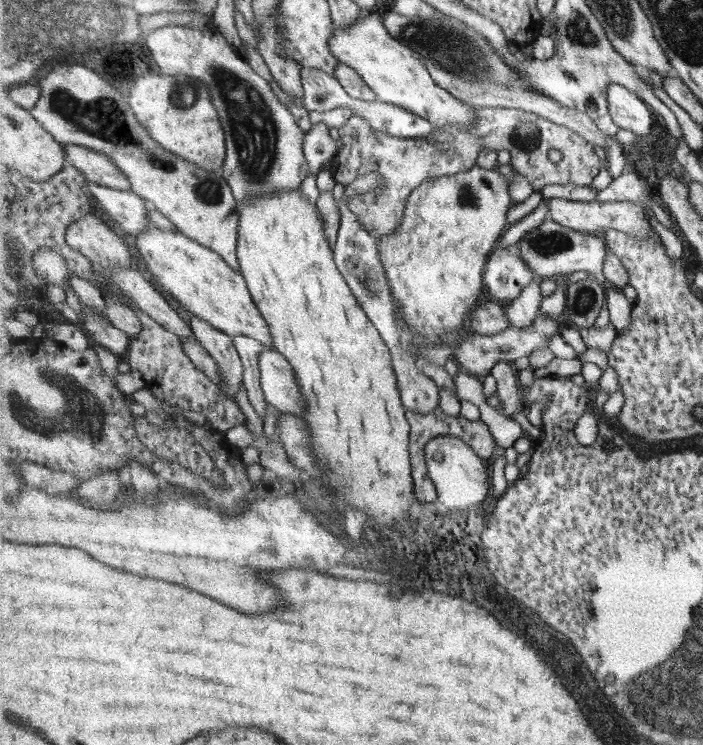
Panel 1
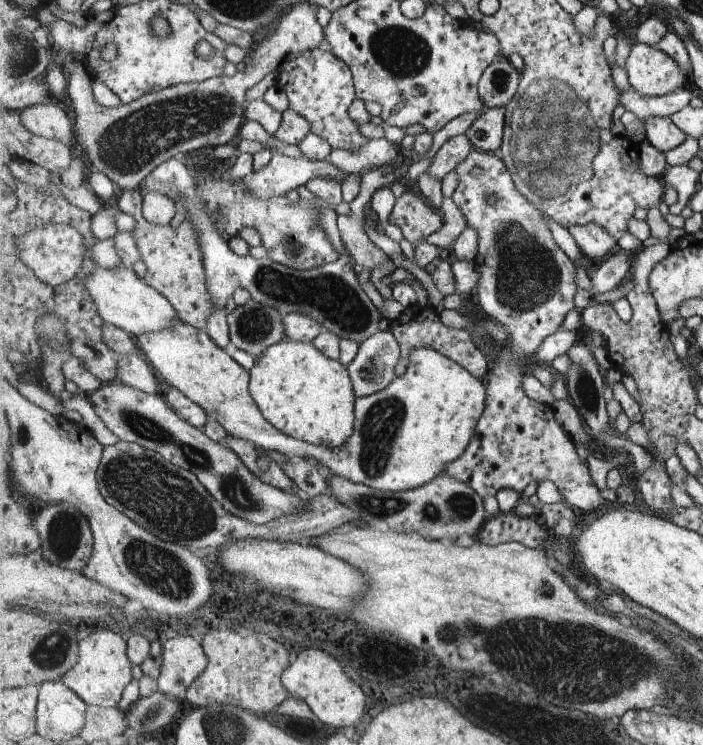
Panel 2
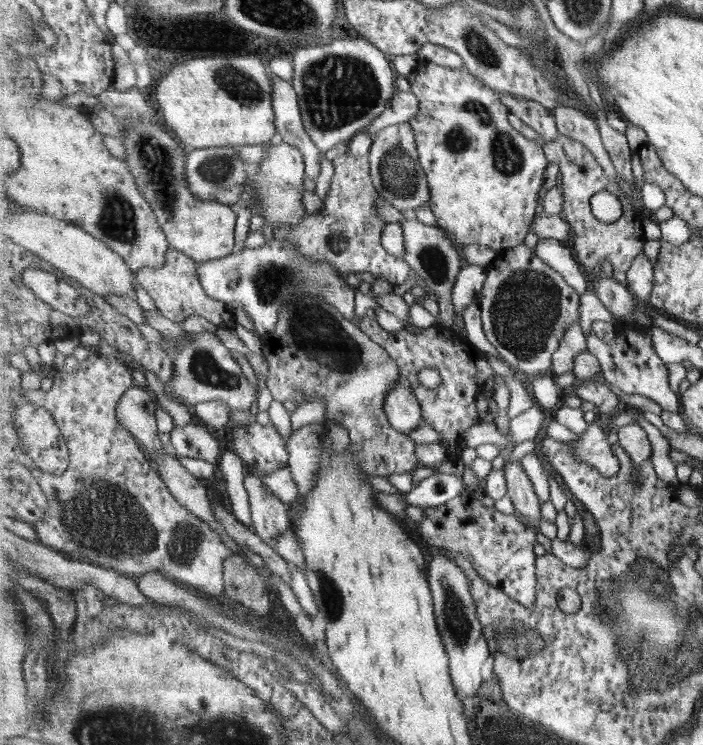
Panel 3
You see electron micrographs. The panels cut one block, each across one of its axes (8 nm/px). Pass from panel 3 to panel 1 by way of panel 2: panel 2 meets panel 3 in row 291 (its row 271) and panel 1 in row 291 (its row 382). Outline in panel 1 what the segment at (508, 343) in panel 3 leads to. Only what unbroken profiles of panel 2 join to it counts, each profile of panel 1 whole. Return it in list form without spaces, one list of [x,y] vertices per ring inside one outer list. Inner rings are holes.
[[[499,240],[484,272],[489,297],[502,305],[510,304],[535,279],[534,270],[521,256],[520,244],[505,246]]]

